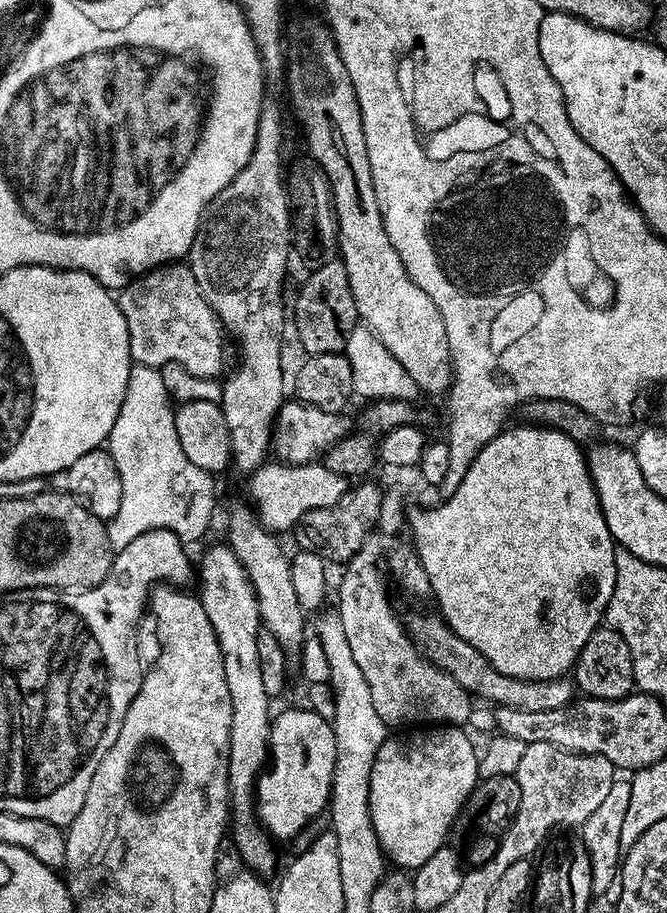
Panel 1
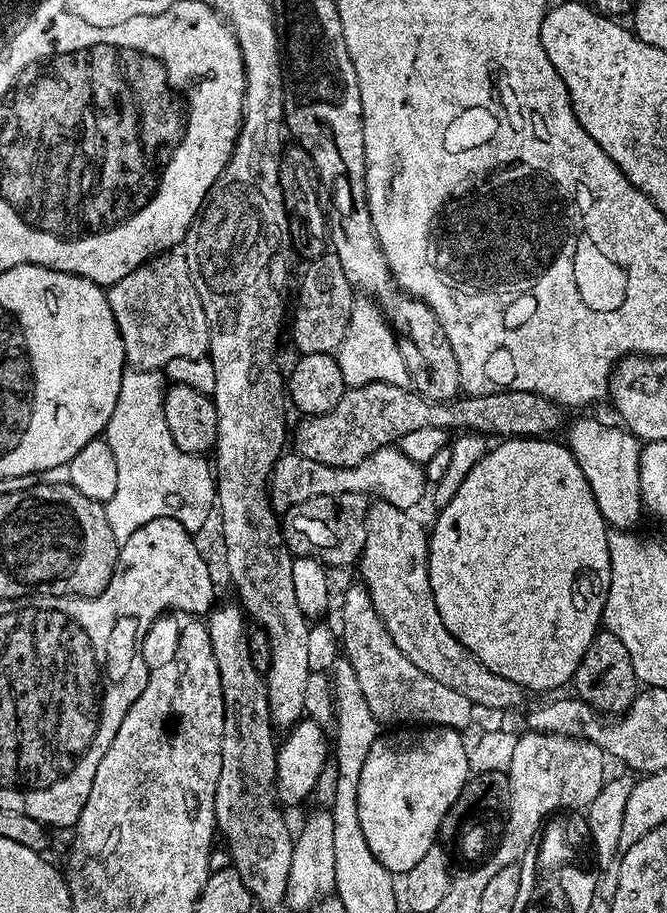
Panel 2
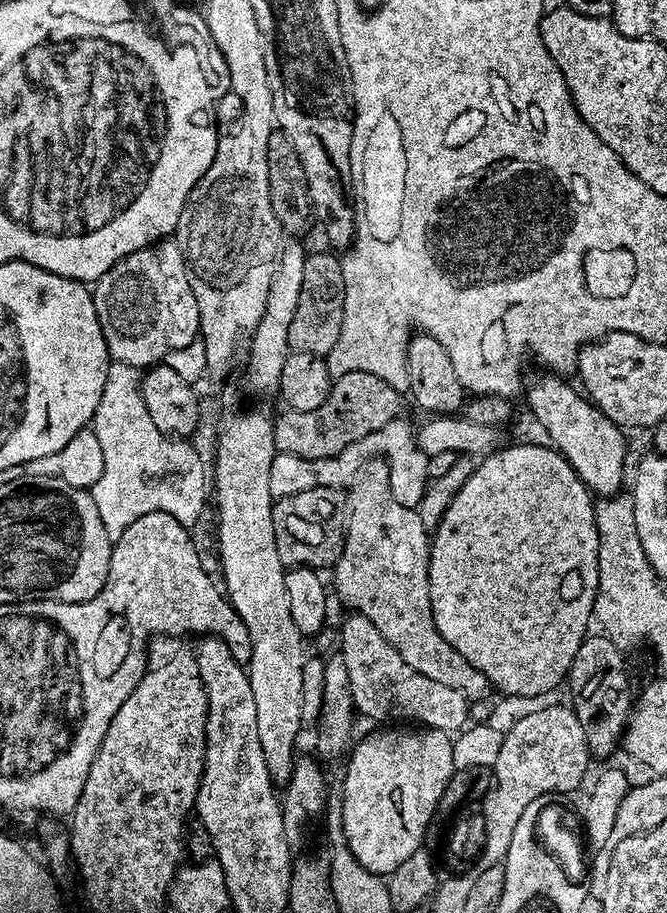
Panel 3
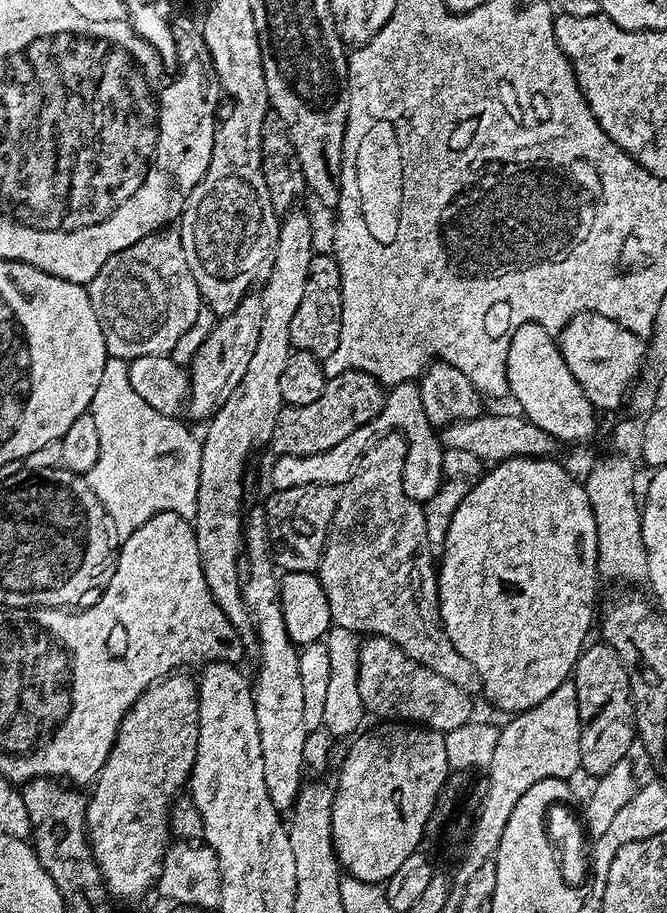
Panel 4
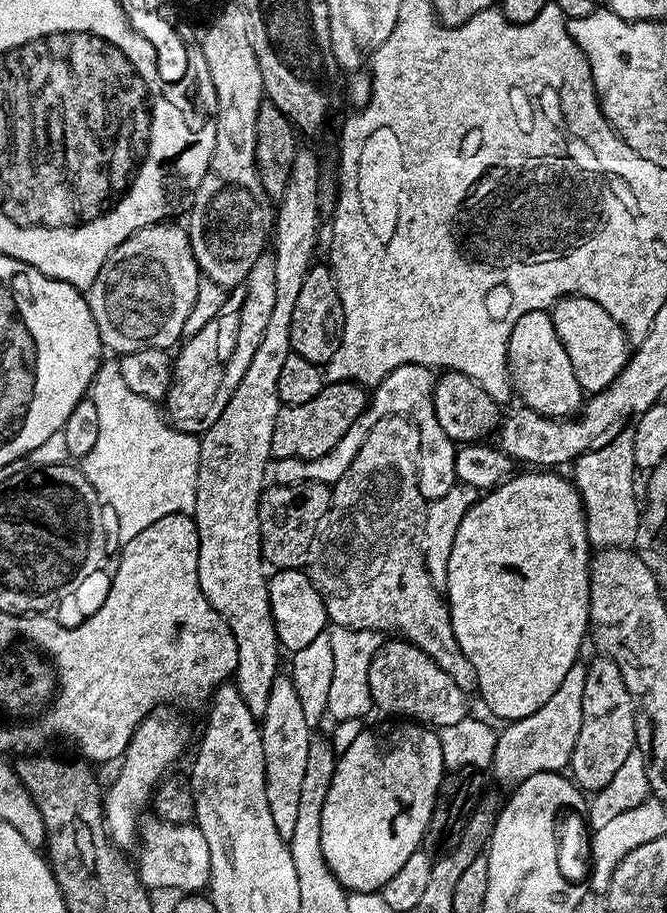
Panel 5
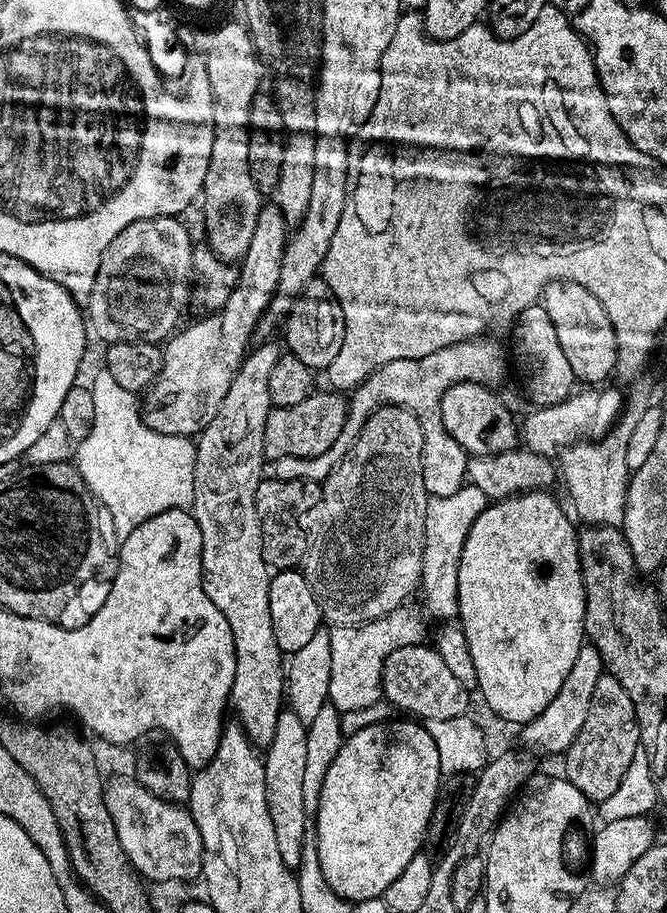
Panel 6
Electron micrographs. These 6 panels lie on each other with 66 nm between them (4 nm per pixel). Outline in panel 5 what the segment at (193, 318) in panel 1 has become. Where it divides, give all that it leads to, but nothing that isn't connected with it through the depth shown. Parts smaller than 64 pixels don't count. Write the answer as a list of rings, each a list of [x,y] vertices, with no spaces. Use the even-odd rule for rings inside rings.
[[[176,222],[151,224],[126,238],[102,262],[102,270],[98,270],[98,278],[86,289],[86,299],[90,306],[90,314],[94,318],[94,326],[98,326],[100,343],[109,353],[123,354],[147,348],[171,349],[181,343],[185,335],[184,327],[188,324],[188,315],[196,308],[196,299],[200,296],[200,280],[202,273],[190,246],[187,227],[180,228]]]

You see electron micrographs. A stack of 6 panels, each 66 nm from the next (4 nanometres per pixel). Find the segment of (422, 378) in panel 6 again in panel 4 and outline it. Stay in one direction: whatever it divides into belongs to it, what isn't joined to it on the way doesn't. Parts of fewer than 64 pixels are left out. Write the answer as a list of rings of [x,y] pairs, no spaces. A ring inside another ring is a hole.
[[[419,383],[391,385],[385,395],[384,408],[366,426],[358,426],[354,434],[349,434],[330,450],[313,456],[276,456],[272,464],[272,485],[275,490],[290,490],[290,486],[303,484],[331,484],[342,486],[352,476],[352,471],[360,463],[360,457],[368,451],[370,442],[392,433],[403,436],[408,453],[404,459],[402,470],[402,486],[411,500],[427,502],[444,483],[442,456],[444,448],[441,445],[437,429],[426,418],[426,410],[422,410]]]

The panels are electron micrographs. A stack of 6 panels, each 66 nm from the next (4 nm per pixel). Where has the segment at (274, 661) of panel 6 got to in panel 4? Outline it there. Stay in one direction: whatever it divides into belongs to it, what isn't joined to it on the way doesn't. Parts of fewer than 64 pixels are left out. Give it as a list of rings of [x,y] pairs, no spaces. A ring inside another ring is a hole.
[[[280,230],[276,252],[272,255],[270,271],[263,281],[264,314],[262,330],[258,330],[258,346],[254,346],[254,354],[246,366],[246,374],[242,374],[242,382],[234,389],[234,394],[216,411],[215,416],[207,421],[208,433],[202,436],[202,466],[198,474],[198,506],[196,507],[196,541],[202,574],[206,578],[206,586],[214,598],[214,602],[226,614],[226,618],[236,628],[245,649],[257,647],[256,630],[252,626],[252,613],[243,600],[241,588],[242,553],[245,551],[244,534],[246,521],[246,505],[244,506],[244,467],[252,456],[255,448],[269,443],[274,434],[274,422],[278,422],[280,409],[285,407],[282,398],[282,369],[286,366],[286,358],[294,351],[290,342],[290,322],[302,302],[302,294],[306,291],[306,278],[310,274],[310,262],[314,255],[312,249],[314,230]]]

